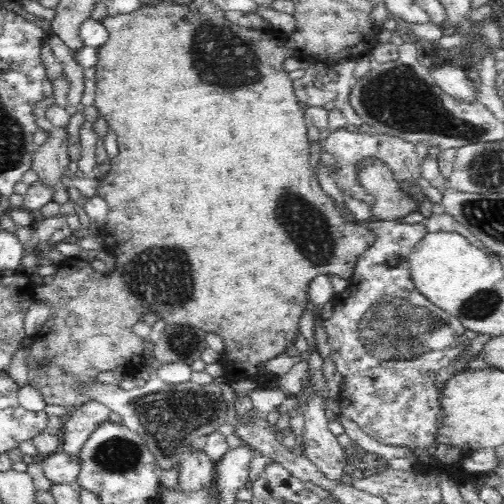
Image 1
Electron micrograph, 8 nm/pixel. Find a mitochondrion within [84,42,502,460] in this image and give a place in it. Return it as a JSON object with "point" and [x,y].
{"point":[399,98]}

